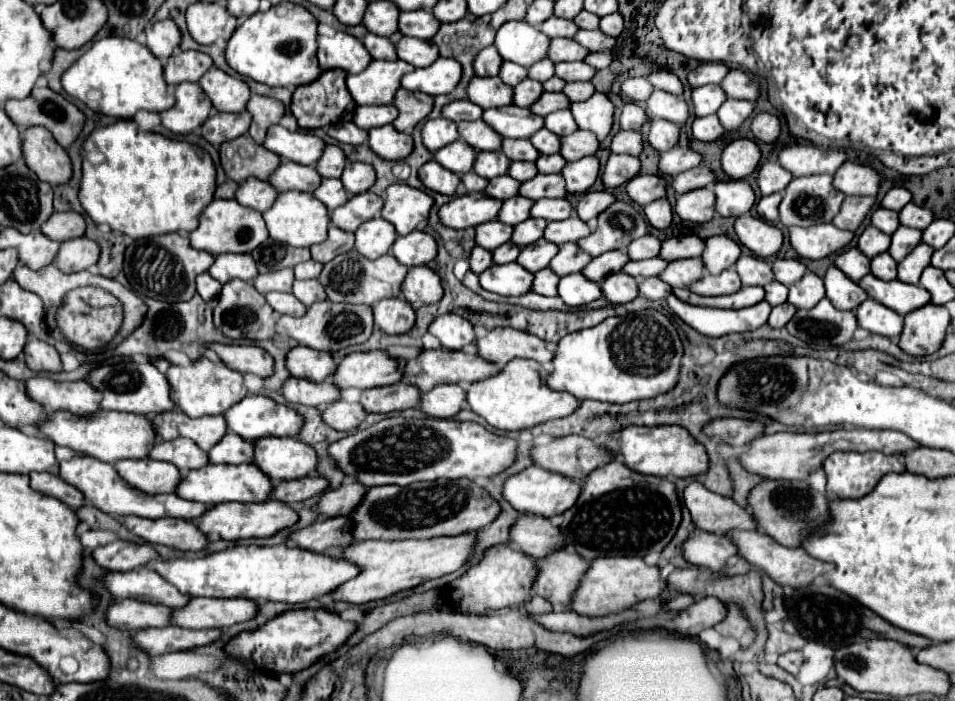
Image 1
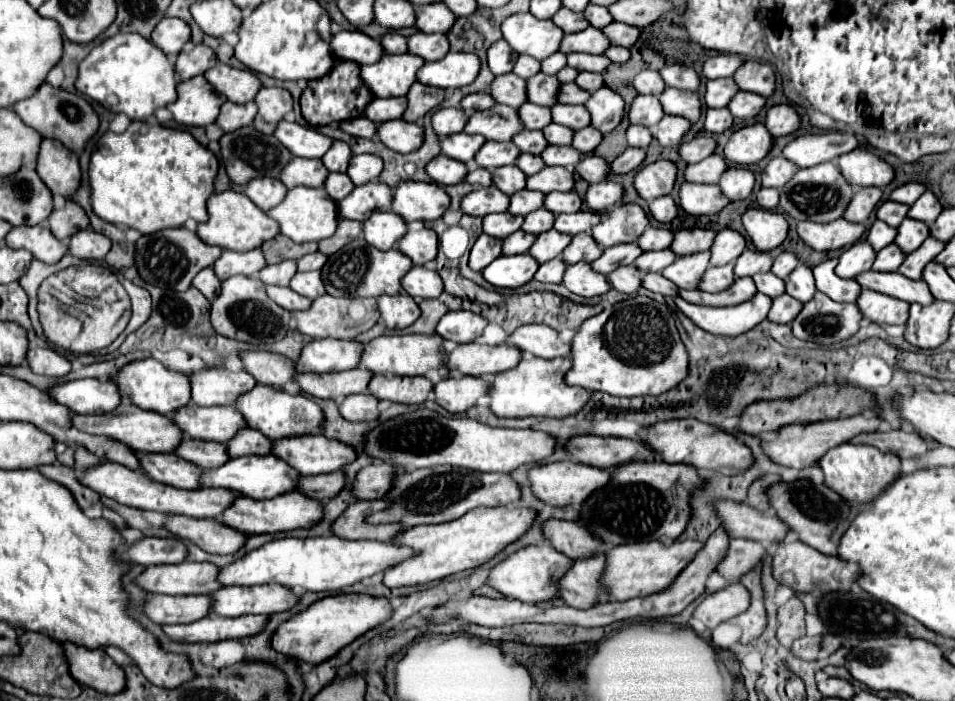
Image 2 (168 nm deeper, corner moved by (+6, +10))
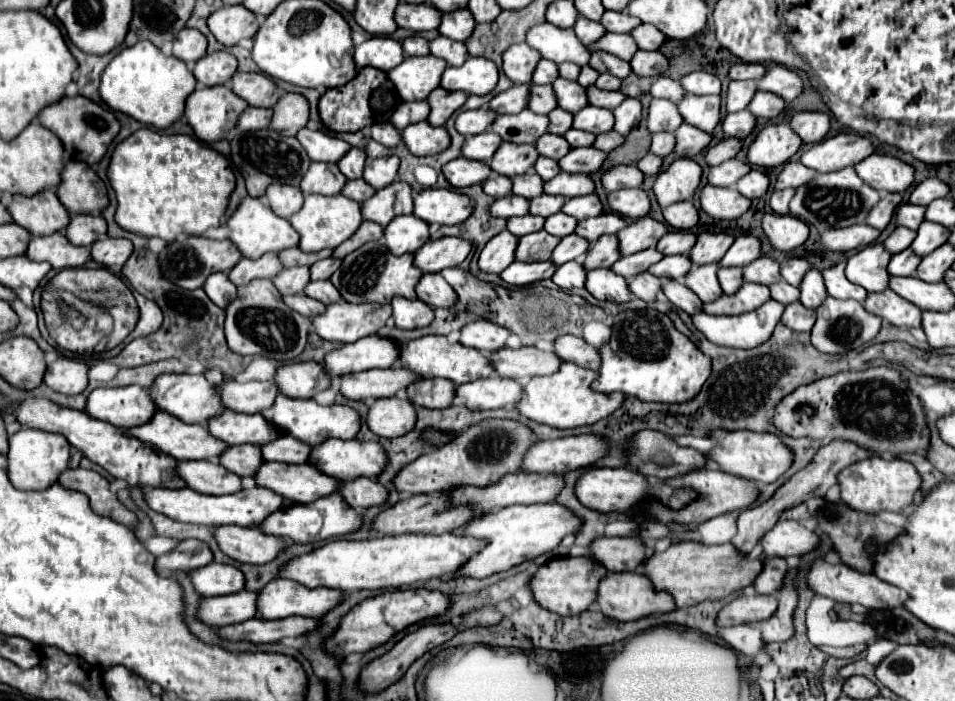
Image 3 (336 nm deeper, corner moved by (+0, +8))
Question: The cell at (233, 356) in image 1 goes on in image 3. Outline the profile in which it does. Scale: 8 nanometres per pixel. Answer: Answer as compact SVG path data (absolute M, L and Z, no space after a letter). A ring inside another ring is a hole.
M315 361L307 363L287 363L277 369L275 383L279 391L287 397L311 399L315 393L331 387L333 379L325 375L325 367Z

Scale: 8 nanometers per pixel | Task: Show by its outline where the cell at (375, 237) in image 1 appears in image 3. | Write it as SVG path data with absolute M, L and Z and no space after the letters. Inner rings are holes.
M401 215L395 217L387 227L385 227L385 245L393 255L403 255L403 253L415 253L423 243L431 239L429 233L429 223L417 219L415 215Z

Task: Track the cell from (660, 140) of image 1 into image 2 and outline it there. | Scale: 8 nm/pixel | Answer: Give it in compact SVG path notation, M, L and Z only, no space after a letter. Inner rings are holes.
M665 115L659 123L657 123L657 131L655 131L655 139L663 145L663 147L677 147L683 141L683 135L689 131L691 123L685 117L677 117L677 115Z

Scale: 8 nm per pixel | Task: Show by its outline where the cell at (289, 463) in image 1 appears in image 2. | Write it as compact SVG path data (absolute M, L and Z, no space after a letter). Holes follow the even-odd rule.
M297 435L273 441L271 455L287 461L301 475L337 471L355 459L355 451L323 435Z

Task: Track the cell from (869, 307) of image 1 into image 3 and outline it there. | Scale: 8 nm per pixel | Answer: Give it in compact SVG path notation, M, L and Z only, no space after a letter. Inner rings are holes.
M887 289L883 293L869 293L869 297L863 303L869 313L879 315L881 319L887 319L895 327L911 329L921 327L921 309L903 297L899 297L895 291Z

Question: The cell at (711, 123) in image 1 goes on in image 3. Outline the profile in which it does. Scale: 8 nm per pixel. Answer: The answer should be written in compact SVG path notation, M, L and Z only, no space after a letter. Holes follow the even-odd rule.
M739 111L739 113L729 113L723 121L723 131L729 137L737 137L737 139L747 139L751 135L751 131L755 129L757 119L749 113L749 111Z

